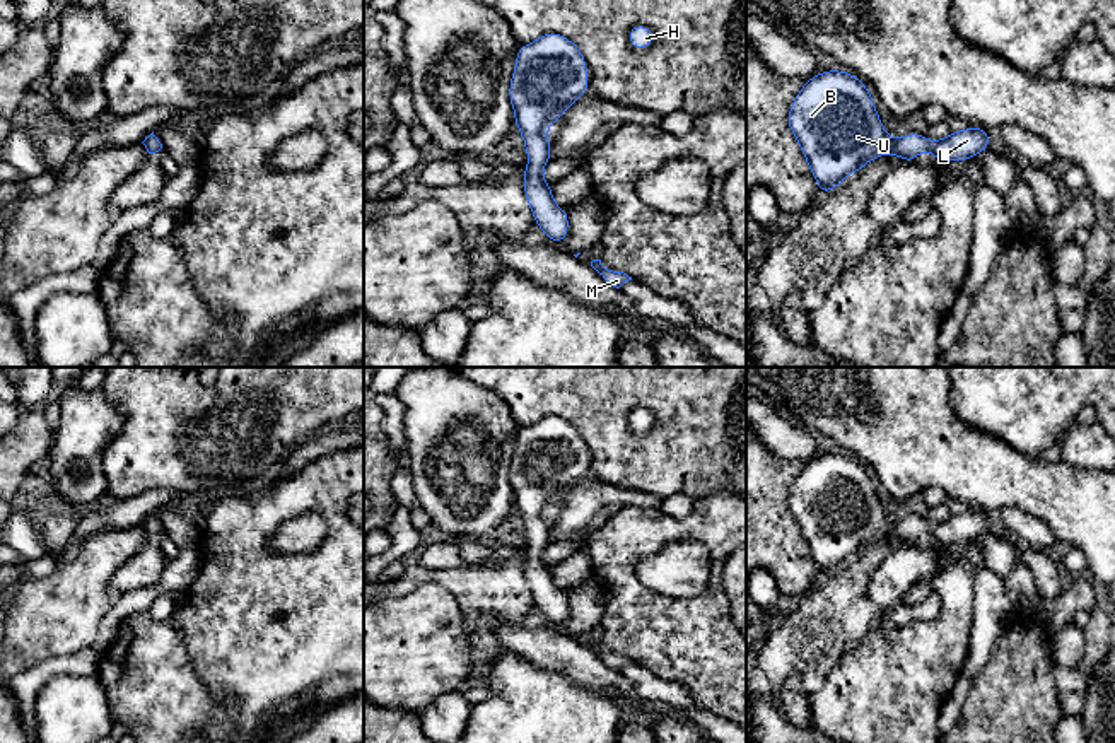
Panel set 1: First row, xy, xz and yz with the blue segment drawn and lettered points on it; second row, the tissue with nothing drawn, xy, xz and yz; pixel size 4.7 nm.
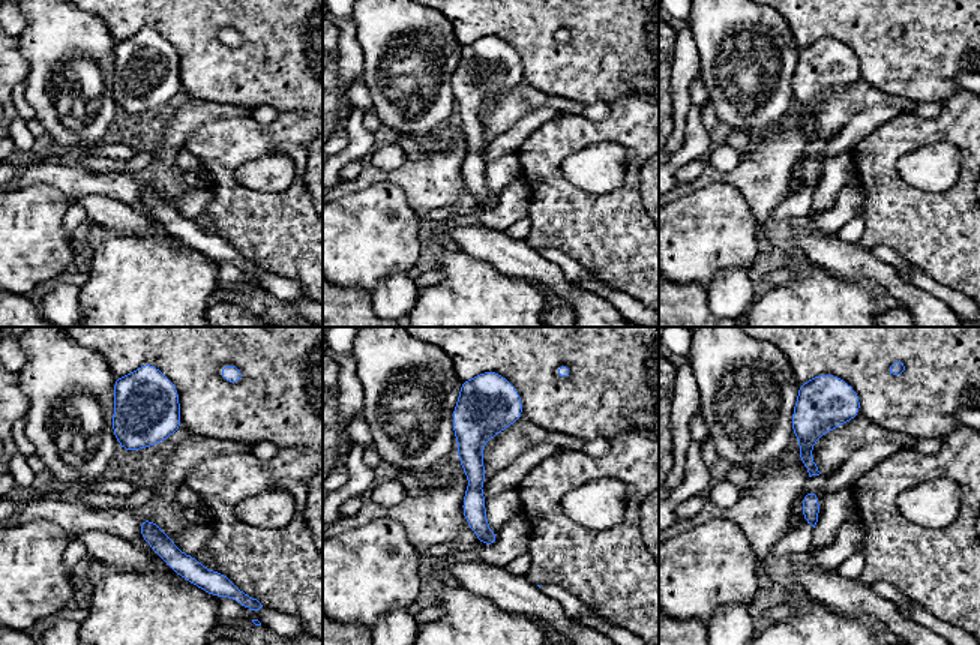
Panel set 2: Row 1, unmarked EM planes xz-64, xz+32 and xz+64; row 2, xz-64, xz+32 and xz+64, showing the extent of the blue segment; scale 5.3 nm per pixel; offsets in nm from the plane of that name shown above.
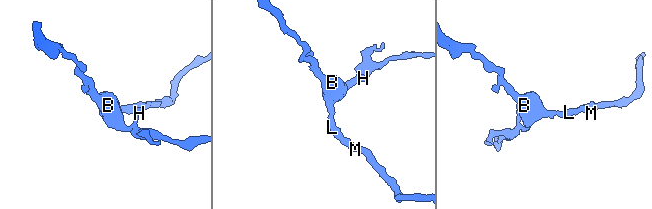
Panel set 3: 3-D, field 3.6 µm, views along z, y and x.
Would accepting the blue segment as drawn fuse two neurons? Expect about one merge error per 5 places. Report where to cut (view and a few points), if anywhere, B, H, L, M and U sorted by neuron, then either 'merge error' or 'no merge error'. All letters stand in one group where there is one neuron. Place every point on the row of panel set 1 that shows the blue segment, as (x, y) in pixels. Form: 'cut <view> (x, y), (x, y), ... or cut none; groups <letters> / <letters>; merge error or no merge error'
cut none; groups B H L M U; no merge error

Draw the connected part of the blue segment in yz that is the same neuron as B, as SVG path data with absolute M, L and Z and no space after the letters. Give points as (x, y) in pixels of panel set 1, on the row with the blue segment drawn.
M825 70L806 79L803 89L791 104L787 125L794 133L818 190L826 195L844 179L857 173L867 162L884 154L895 154L903 162L914 162L917 154L931 152L937 161L970 161L989 150L989 130L968 126L951 132L944 140L929 140L925 135L907 133L902 138L890 138L866 84L854 73Z

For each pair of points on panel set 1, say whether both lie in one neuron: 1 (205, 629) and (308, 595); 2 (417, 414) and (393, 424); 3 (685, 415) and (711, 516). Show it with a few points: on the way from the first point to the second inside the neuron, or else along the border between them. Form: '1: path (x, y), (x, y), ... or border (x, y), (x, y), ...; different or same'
1: path (231, 625), (260, 624), (275, 608), (282, 607); same
2: border (395, 391), (403, 405), (405, 460); different
3: border (728, 492), (709, 492), (694, 499); different

